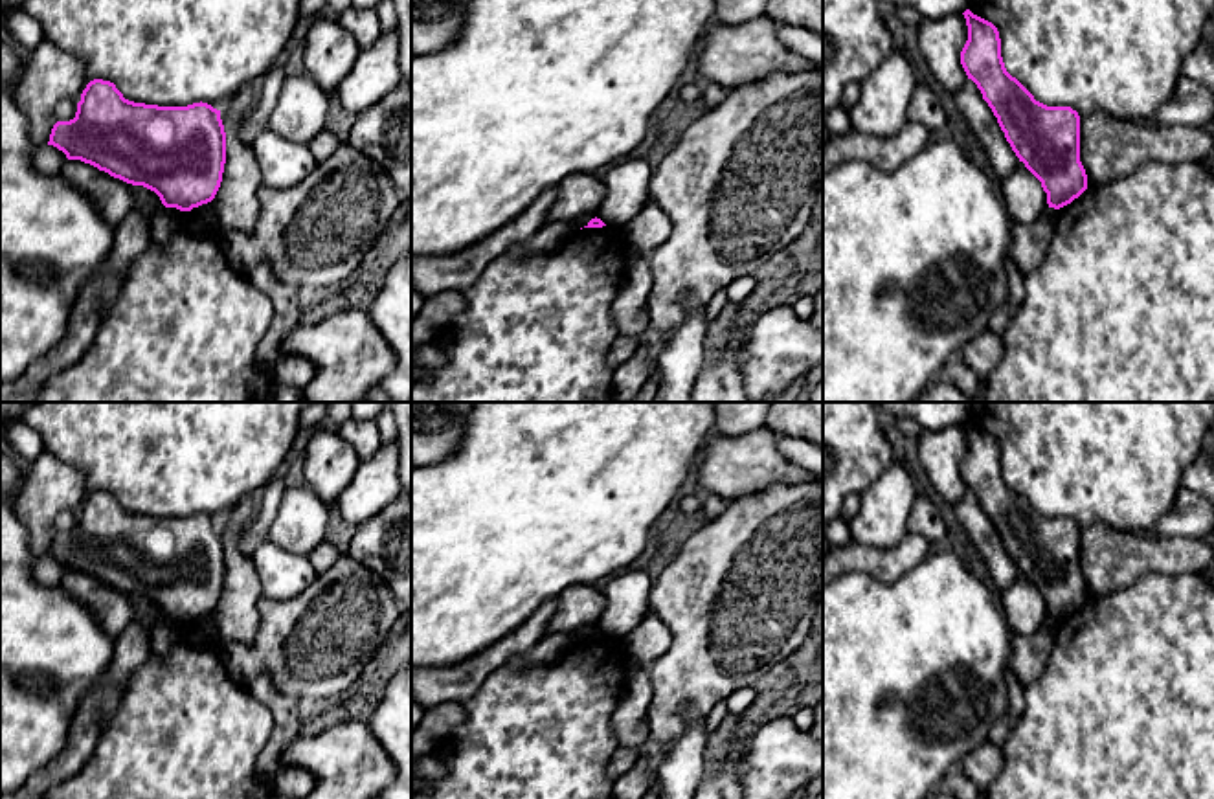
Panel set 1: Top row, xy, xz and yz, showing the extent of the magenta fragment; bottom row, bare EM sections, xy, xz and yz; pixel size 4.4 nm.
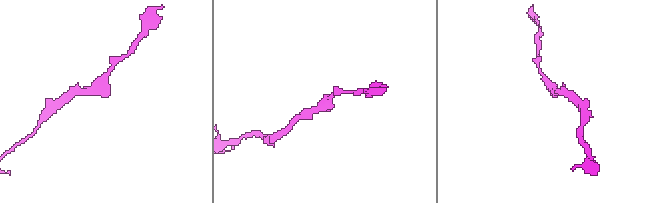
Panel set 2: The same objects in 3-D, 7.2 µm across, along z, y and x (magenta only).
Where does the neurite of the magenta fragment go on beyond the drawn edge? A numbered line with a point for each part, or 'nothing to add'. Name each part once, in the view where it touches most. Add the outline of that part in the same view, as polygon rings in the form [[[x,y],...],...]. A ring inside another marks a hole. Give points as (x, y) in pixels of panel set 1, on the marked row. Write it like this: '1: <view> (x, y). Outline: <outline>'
nothing to add

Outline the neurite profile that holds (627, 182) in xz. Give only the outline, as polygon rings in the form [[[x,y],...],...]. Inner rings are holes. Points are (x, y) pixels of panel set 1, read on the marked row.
[[[645,158],[613,165],[602,178],[608,193],[595,217],[612,226],[628,224],[648,204],[650,173]]]

